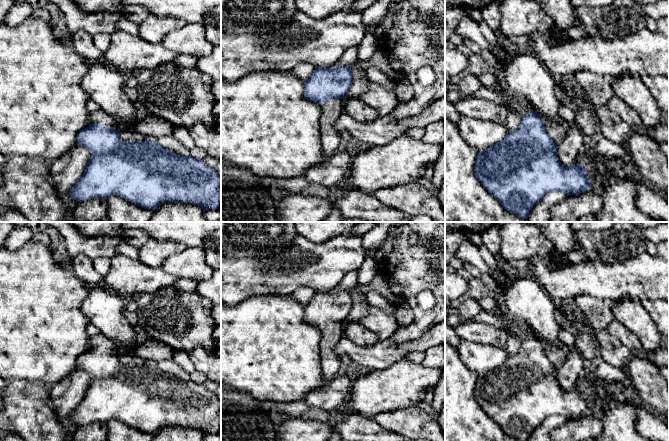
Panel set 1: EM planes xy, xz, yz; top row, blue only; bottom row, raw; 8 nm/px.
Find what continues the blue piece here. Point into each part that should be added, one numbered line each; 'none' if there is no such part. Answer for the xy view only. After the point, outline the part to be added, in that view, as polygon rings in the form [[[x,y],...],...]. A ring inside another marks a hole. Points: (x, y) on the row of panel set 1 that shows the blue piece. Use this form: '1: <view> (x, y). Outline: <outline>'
1: xy (99, 116). Outline: [[[98,109],[90,114],[90,119],[92,123],[104,124],[111,130],[120,129],[120,123],[113,116],[105,113],[102,109]]]

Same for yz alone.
1: yz (586, 122). Outline: [[[580,106],[575,112],[575,122],[568,123],[564,119],[558,117],[556,120],[541,115],[545,125],[545,130],[556,145],[562,143],[566,133],[570,129],[576,129],[585,140],[593,136],[599,131],[599,121],[594,111],[589,106]]]

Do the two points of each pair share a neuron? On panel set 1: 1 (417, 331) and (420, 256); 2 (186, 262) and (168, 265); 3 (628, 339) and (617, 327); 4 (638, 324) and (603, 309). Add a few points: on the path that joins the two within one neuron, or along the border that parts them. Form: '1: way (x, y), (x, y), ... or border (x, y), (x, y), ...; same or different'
1: way (418, 312), (411, 301), (411, 275); same
2: way (182, 265), (172, 265); same
3: way (625, 336), (619, 330); same
4: border (614, 300), (613, 318); different

